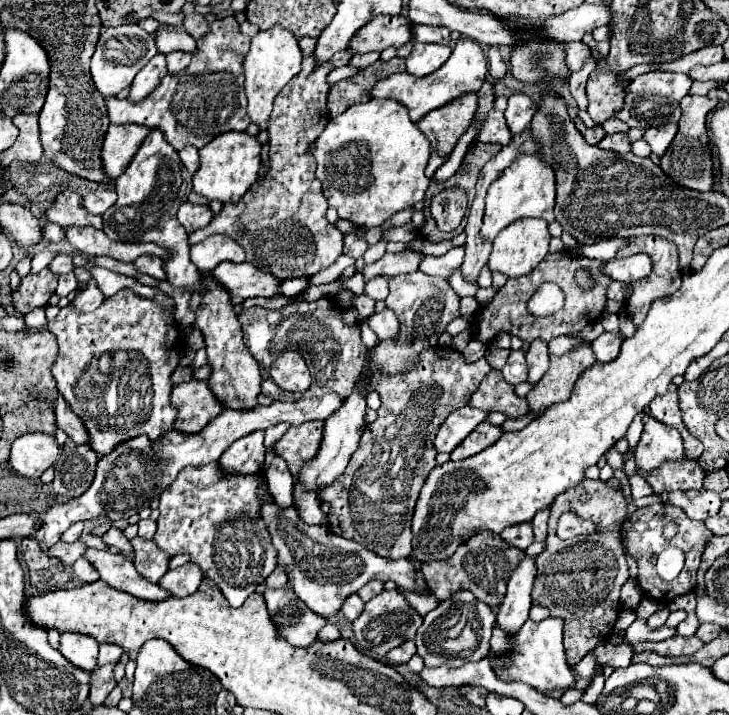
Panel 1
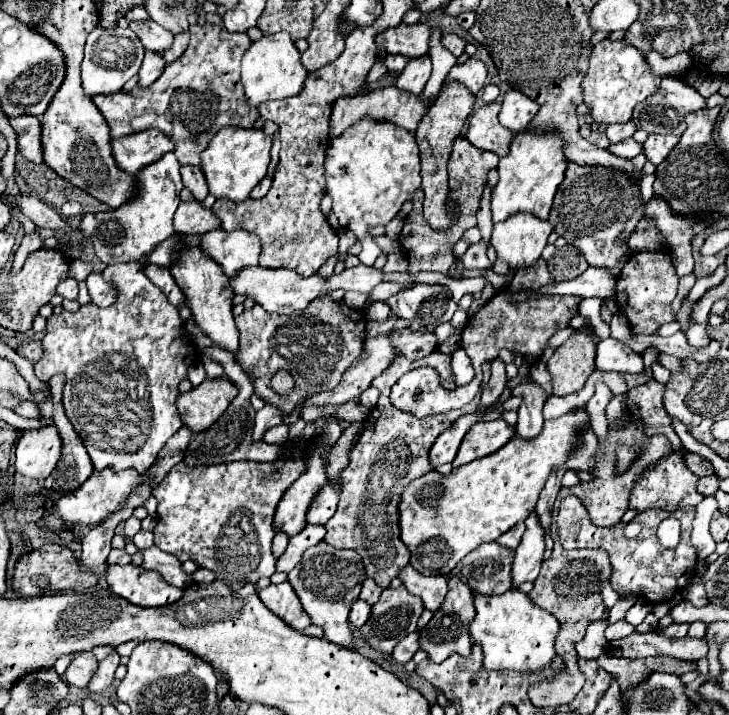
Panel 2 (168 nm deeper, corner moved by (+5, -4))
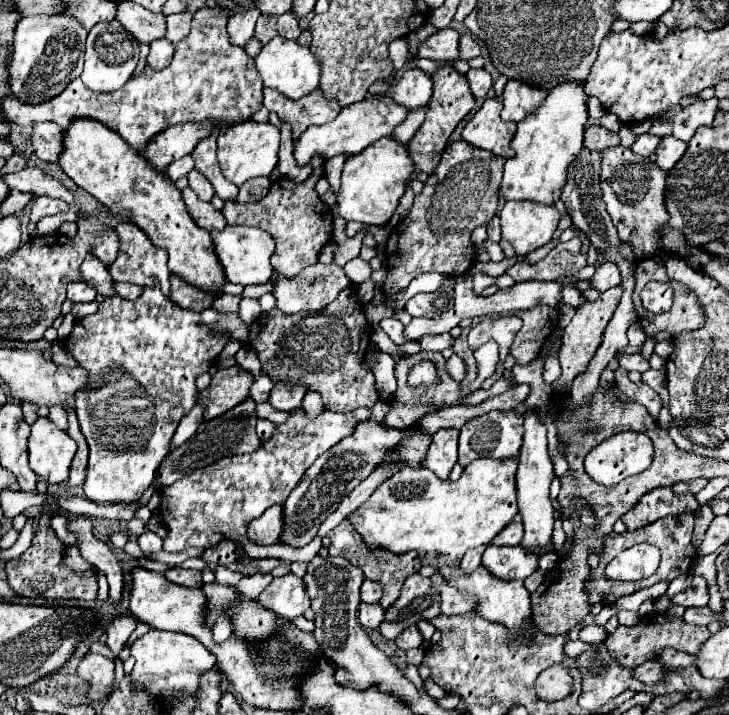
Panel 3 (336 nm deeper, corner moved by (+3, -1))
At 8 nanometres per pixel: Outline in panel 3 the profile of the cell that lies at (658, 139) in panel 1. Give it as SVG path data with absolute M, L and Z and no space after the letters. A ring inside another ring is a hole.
M662 136L656 148L656 164L662 170L670 170L684 152L686 152L686 142L676 140L674 136Z

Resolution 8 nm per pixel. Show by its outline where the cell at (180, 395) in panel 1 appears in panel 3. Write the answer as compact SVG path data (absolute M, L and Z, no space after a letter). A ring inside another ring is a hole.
M236 366L218 370L212 376L210 386L198 394L198 404L204 406L204 420L216 418L242 402L248 396L252 382L254 378Z

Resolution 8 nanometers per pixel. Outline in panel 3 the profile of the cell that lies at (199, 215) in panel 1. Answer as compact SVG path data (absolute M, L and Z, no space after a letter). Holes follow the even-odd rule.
M190 188L182 190L182 198L184 204L188 206L190 216L198 222L198 226L202 226L204 230L224 230L226 226L226 218L222 216L222 212L218 212L216 208L212 208L210 202L202 202L196 198L196 194L192 194Z

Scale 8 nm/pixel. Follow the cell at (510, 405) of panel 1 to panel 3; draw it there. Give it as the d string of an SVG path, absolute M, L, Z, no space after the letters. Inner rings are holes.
M500 316L500 318L484 318L480 324L476 324L470 330L467 341L472 351L477 350L488 340L496 340L498 346L500 346L498 368L488 380L482 382L482 390L490 390L490 386L498 378L502 378L502 374L504 374L504 360L506 360L506 356L510 352L512 340L514 340L516 332L520 330L520 326L522 326L522 322L520 322L518 316Z

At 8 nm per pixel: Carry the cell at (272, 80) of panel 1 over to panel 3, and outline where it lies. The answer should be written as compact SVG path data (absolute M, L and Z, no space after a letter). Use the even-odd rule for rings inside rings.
M276 36L268 44L264 44L260 54L254 58L254 62L256 62L258 74L264 82L264 86L278 90L280 94L284 94L292 100L298 100L306 94L310 94L320 84L320 68L318 68L314 54L308 48L300 46L294 40L288 40L284 36Z

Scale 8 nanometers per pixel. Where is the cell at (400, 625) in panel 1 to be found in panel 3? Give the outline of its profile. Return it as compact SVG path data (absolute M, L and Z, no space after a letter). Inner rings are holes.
M412 574L406 578L398 600L384 610L384 622L378 632L386 640L396 640L408 626L416 624L420 618L436 618L440 614L440 596L430 584L430 578Z

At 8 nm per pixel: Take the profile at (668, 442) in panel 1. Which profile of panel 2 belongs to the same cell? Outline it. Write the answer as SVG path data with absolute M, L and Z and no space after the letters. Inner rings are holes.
M672 453L668 459L662 459L656 467L648 469L634 485L630 495L630 509L642 513L648 509L664 509L664 511L676 511L684 507L698 505L704 497L696 491L698 477L684 465L682 457L678 453Z

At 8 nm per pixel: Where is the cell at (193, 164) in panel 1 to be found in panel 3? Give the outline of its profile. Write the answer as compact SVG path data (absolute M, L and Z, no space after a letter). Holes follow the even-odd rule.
M192 170L192 172L188 174L188 180L190 180L190 188L198 194L198 198L204 200L204 202L210 202L210 198L214 196L212 184L210 184L200 172L196 172L196 170Z

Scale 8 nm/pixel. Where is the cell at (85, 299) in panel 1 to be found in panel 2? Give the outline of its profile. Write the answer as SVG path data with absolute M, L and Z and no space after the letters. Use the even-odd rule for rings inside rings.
M96 269L88 279L86 279L86 285L88 285L88 291L90 291L90 297L92 297L92 303L98 305L98 307L108 307L116 301L118 297L118 291L102 277L100 269Z

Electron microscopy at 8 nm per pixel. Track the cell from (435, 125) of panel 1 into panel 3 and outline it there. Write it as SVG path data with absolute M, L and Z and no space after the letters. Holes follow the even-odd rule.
M442 66L436 74L432 74L432 82L434 82L434 94L430 98L430 110L426 114L426 120L418 128L414 138L408 142L408 150L412 154L416 168L426 174L432 174L436 170L436 166L440 164L440 154L444 152L450 134L458 126L458 122L474 108L474 96L470 92L466 76L454 70L452 66Z

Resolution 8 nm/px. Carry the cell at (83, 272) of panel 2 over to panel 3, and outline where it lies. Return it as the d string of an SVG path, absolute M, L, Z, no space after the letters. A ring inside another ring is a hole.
M86 256L86 260L80 266L82 280L96 288L102 296L114 296L112 290L112 278L108 278L108 270L104 270L104 264L96 256Z

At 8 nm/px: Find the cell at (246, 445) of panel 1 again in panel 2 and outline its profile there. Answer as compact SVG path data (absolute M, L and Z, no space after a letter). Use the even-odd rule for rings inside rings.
M266 403L266 405L256 413L254 437L256 437L256 439L262 439L262 435L264 435L264 431L266 431L266 429L276 427L278 423L282 423L282 417L284 417L284 413L282 413L278 407L274 407L274 405L268 405L268 403Z

